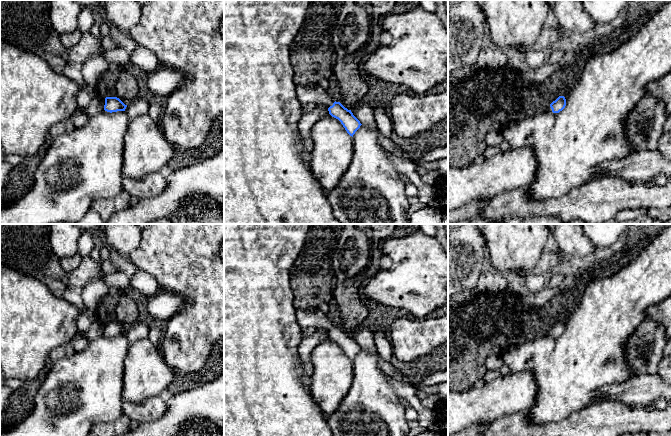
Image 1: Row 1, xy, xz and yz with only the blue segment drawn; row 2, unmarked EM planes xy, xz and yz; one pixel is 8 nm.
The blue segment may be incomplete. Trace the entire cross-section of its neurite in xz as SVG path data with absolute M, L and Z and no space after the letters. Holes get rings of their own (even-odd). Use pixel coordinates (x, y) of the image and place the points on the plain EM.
M318 308L296 310L296 319L302 329L316 328L327 331L329 338L338 343L352 361L362 349L351 334L334 324L331 315L321 312Z

